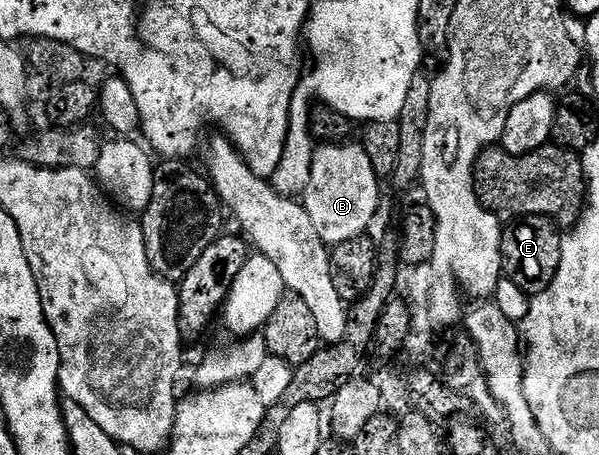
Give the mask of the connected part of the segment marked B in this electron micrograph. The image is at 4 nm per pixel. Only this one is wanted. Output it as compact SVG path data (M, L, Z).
M350 140L315 146L309 184L301 195L301 201L317 228L317 236L321 236L327 247L343 246L361 237L370 228L379 210L379 185L381 179L374 174L362 145Z

